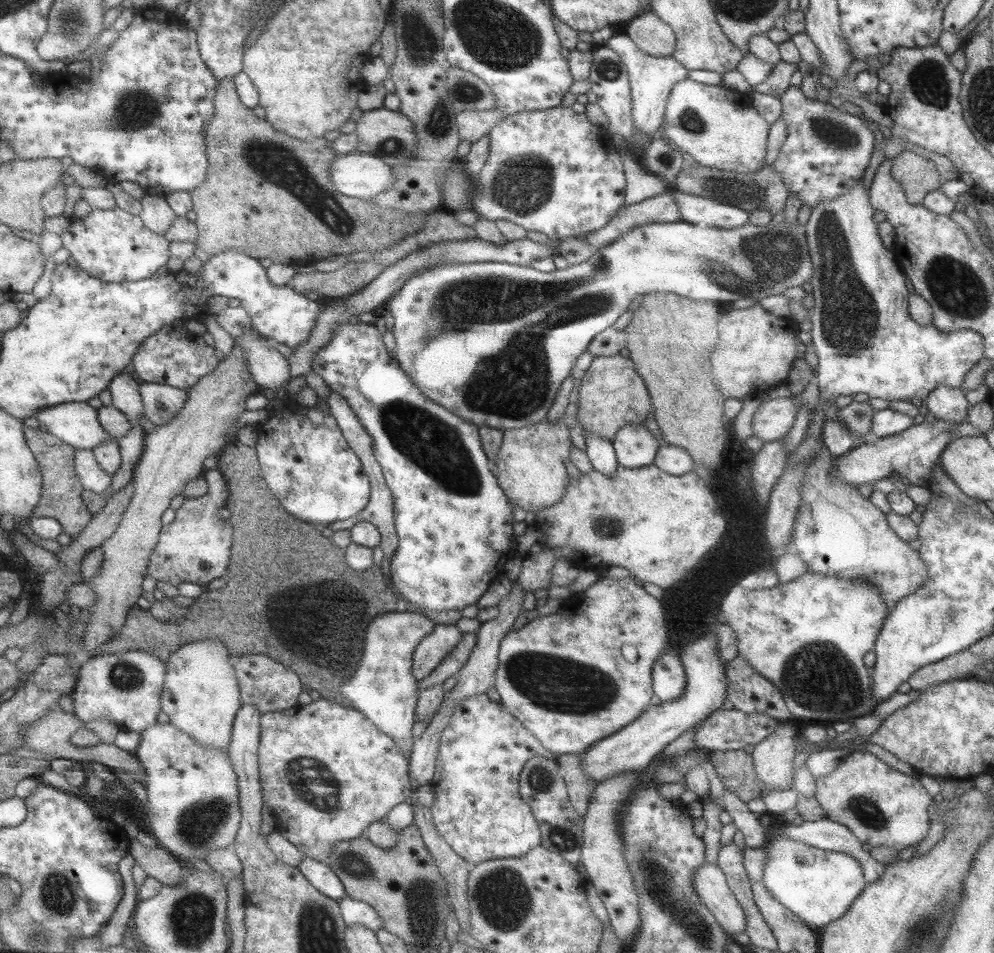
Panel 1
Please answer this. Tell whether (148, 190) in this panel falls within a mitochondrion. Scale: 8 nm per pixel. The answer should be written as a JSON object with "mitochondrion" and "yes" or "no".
{"mitochondrion":"no"}

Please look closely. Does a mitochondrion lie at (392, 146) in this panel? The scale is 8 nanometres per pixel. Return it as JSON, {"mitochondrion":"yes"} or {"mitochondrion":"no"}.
{"mitochondrion":"yes"}

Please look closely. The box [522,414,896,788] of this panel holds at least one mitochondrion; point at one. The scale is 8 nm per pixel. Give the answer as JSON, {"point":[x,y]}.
{"point":[819,679]}

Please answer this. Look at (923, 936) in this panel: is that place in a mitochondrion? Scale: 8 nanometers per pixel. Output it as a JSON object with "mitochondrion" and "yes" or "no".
{"mitochondrion":"yes"}

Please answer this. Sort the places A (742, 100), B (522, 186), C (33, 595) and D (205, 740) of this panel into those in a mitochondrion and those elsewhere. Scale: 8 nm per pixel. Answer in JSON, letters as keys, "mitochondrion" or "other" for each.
{"A":"other","B":"mitochondrion","C":"other","D":"other"}

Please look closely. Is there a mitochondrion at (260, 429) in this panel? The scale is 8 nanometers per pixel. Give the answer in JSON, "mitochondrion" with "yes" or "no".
{"mitochondrion":"no"}

